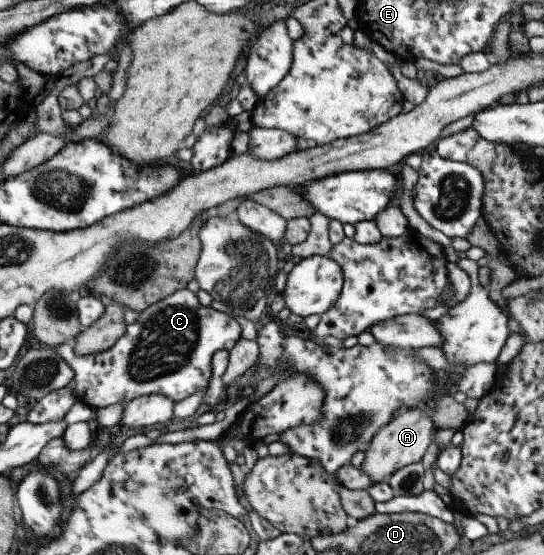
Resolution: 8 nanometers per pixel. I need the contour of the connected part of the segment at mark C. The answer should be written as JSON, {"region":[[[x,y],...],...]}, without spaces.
{"region":[[[185,288],[140,312],[138,320],[128,325],[124,335],[117,339],[113,347],[104,352],[76,356],[71,341],[56,346],[54,349],[74,370],[72,385],[77,401],[92,409],[98,409],[152,394],[165,395],[176,402],[182,401],[195,391],[208,387],[210,377],[212,377],[211,360],[214,353],[220,350],[230,352],[240,339],[242,339],[242,328],[234,317],[222,311],[216,311],[210,306],[204,307],[200,304],[197,295]]]}

